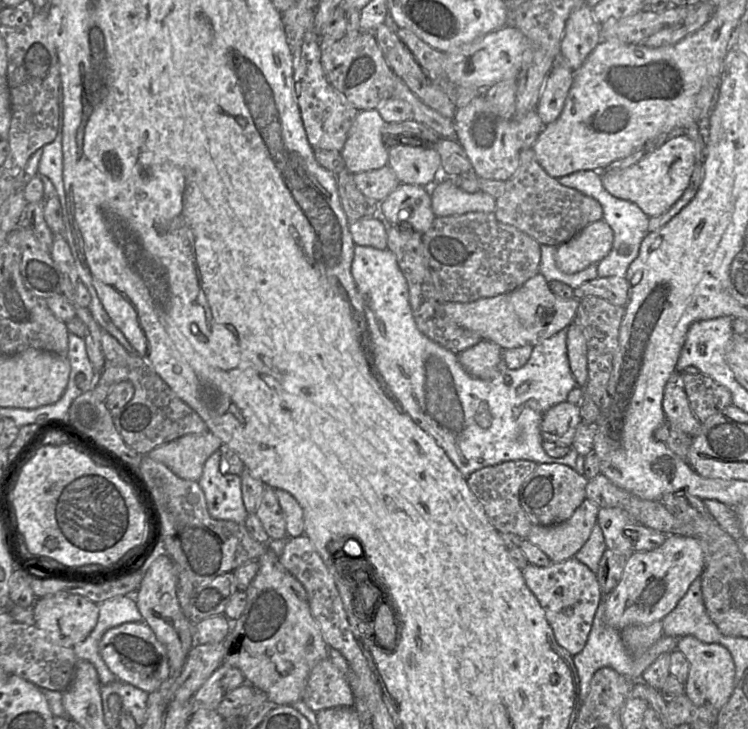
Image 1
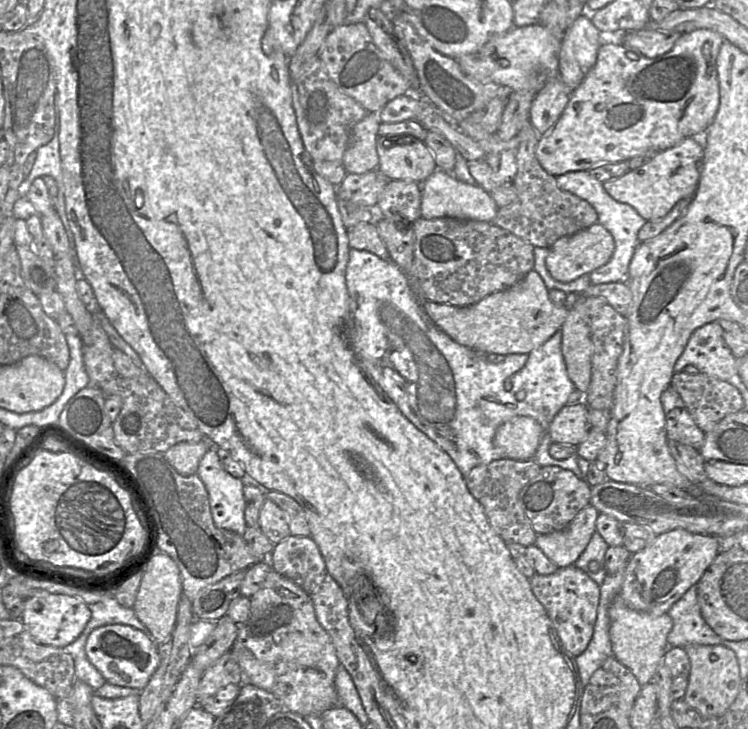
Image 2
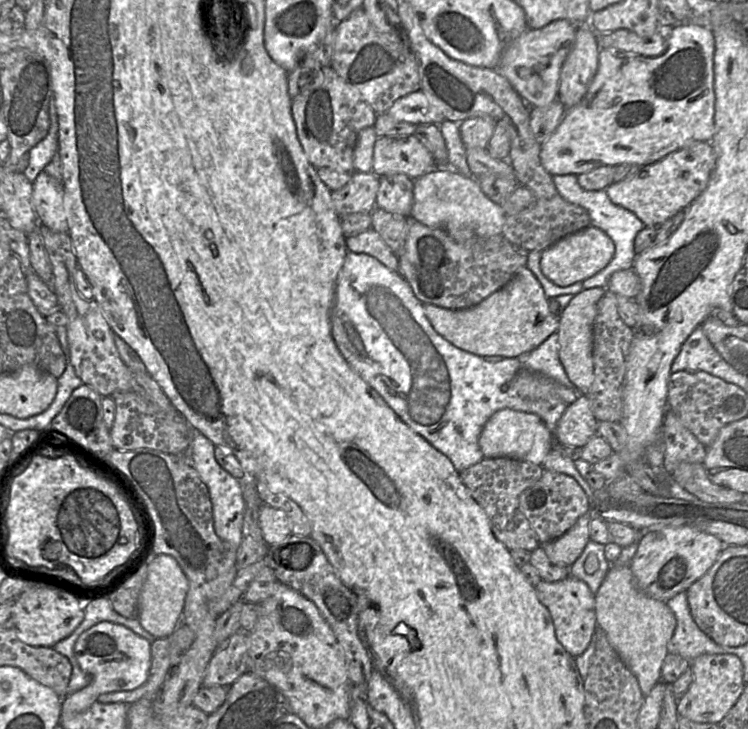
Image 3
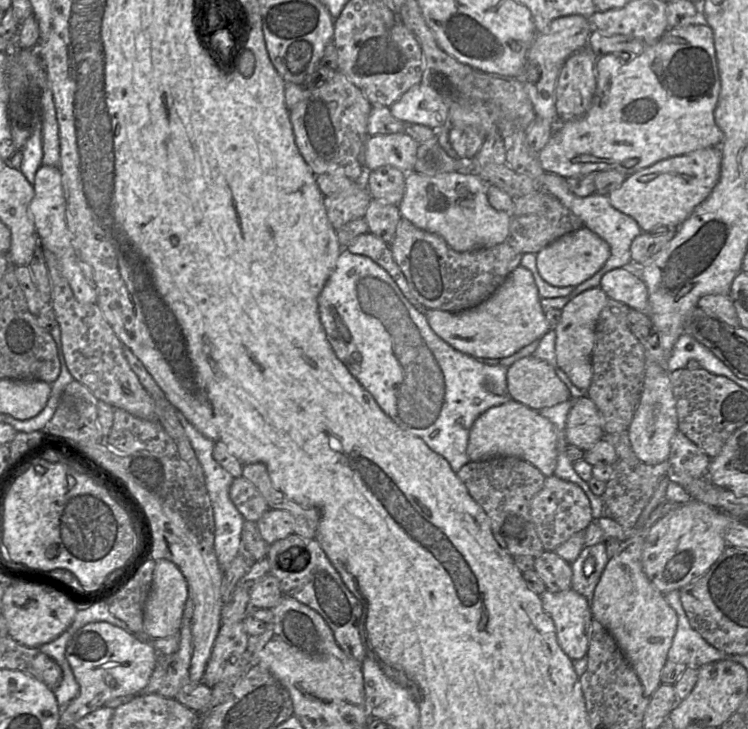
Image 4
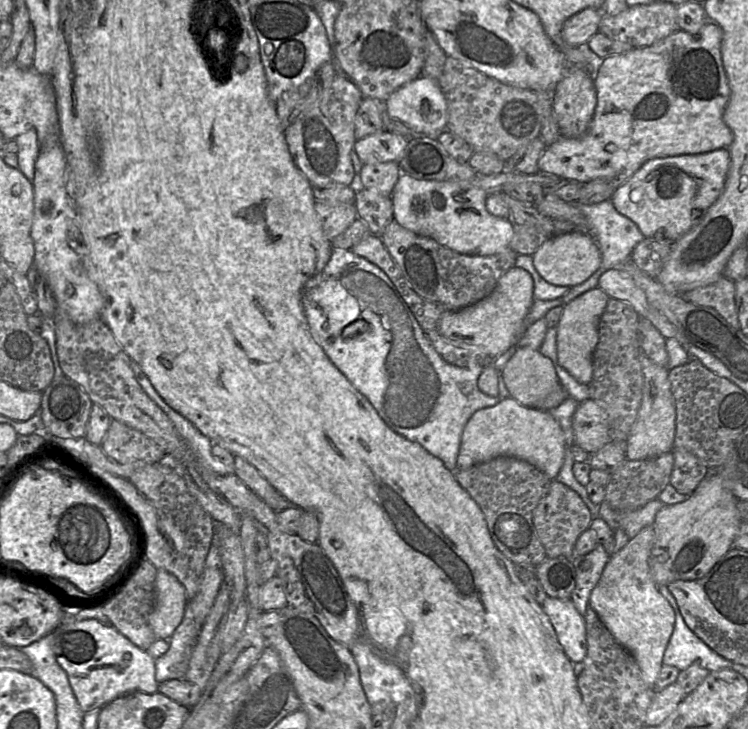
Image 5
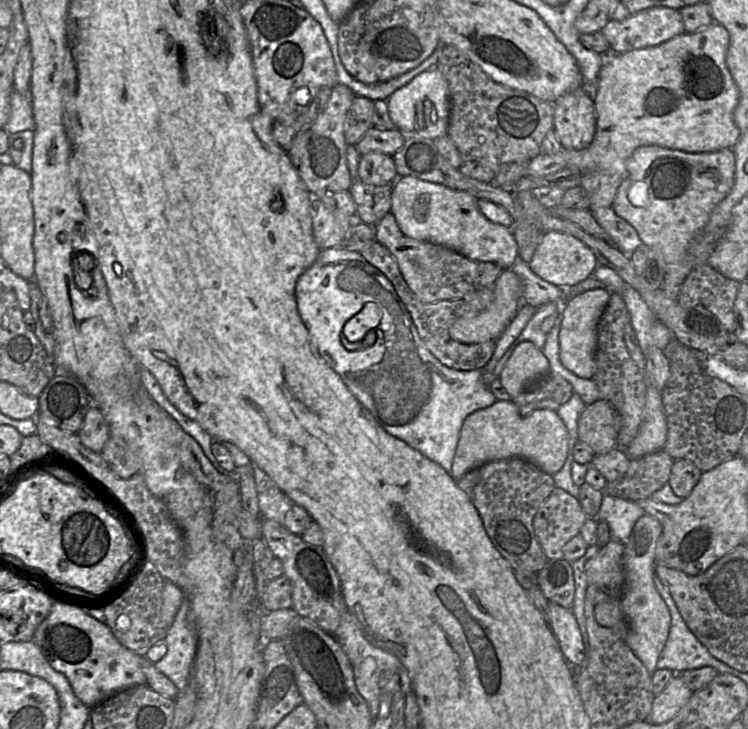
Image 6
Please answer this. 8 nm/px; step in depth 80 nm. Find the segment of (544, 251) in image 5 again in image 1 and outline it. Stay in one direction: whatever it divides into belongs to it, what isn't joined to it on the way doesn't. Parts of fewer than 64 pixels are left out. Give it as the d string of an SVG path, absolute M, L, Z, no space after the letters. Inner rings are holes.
M604 220L586 226L556 249L556 266L565 274L574 274L599 263L613 247L613 231Z

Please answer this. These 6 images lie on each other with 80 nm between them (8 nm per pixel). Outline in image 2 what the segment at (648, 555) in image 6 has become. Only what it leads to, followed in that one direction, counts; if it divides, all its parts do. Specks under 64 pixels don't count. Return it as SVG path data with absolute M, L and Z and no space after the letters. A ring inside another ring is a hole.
M617 596L609 607L609 618L613 656L632 672L641 686L650 683L667 651L667 637L673 627L671 616L668 613L652 616L633 610Z

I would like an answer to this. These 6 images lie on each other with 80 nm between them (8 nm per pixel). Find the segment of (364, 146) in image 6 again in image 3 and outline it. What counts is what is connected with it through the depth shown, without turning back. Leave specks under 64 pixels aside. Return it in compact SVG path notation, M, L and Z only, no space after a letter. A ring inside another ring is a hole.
M414 135L375 141L371 172L379 177L404 174L414 180L436 168L433 155Z

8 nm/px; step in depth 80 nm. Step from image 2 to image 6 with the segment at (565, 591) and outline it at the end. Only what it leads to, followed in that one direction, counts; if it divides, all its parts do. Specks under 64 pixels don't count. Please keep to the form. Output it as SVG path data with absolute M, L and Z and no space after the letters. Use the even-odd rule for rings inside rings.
M549 602L546 620L566 661L571 666L580 665L585 657L585 647L572 610Z

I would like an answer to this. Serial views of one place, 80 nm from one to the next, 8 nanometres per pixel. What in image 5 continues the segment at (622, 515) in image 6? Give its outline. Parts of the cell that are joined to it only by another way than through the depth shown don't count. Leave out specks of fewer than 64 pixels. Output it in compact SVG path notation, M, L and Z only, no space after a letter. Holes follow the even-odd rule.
M656 498L637 510L619 512L604 500L600 505L599 518L603 519L613 530L623 529L632 539L642 528L654 524L656 514L665 505Z

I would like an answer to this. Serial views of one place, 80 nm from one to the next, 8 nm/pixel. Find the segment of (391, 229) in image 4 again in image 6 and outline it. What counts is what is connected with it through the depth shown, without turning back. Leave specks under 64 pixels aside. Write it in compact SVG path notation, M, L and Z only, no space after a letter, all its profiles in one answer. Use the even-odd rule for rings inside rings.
M353 180L349 192L356 205L356 221L375 226L390 213L392 185L375 186Z

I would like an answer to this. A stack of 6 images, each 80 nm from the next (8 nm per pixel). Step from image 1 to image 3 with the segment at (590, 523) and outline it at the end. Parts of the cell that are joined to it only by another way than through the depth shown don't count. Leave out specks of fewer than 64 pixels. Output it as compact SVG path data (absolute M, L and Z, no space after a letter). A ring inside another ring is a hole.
M589 511L562 536L540 544L553 563L570 567L579 558L590 540L590 522L593 516L593 512Z

